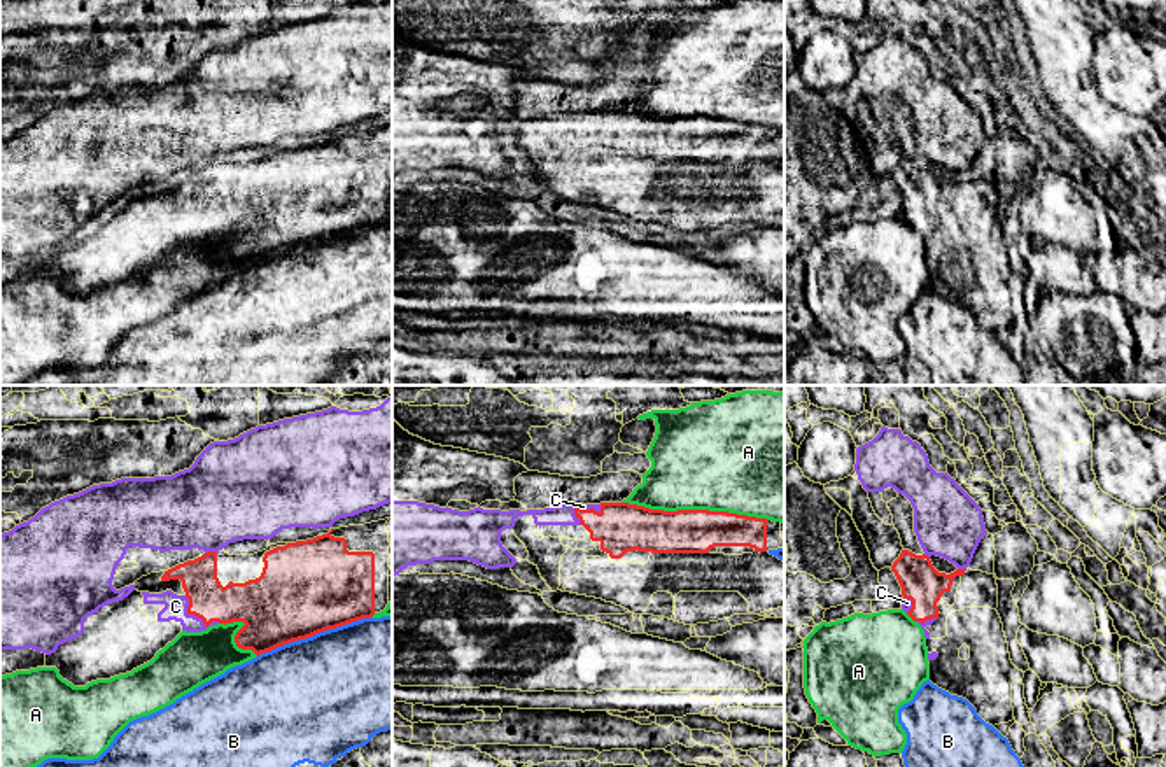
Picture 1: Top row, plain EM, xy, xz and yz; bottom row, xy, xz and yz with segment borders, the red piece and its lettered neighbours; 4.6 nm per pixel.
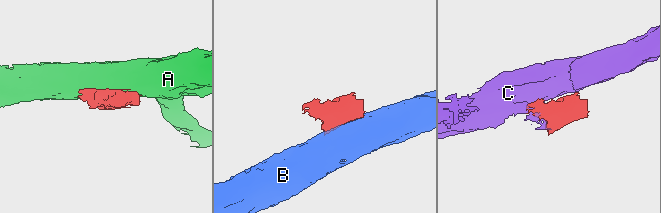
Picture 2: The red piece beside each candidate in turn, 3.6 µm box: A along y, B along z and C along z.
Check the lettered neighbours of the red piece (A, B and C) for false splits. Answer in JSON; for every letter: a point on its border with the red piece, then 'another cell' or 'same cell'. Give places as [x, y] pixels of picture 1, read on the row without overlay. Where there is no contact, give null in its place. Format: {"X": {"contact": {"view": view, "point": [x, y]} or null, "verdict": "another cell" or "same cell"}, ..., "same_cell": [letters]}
{"A": {"contact": {"view": "xz", "point": [695, 118]}, "verdict": "another cell"}, "B": {"contact": {"view": "xy", "point": [314, 242]}, "verdict": "another cell"}, "C": {"contact": {"view": "xy", "point": [196, 223]}, "verdict": "another cell"}, "same_cell": []}

